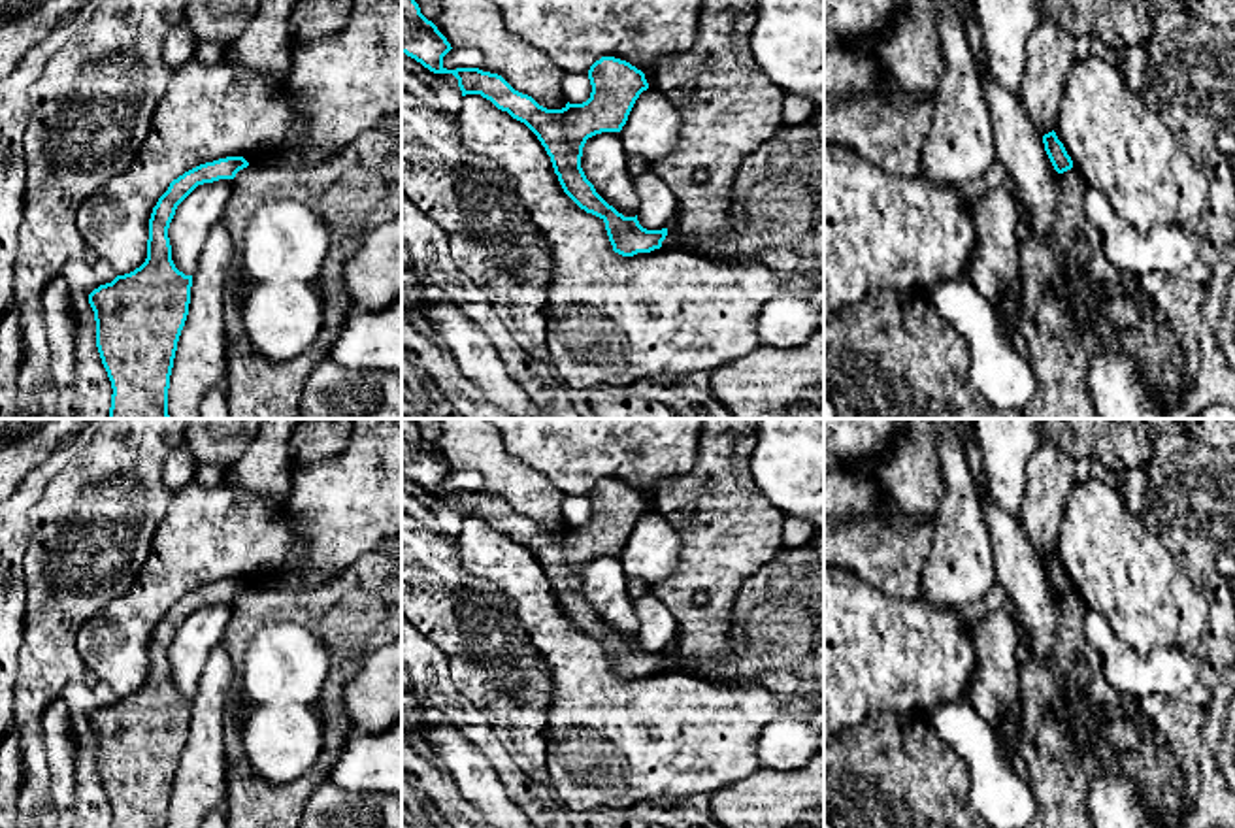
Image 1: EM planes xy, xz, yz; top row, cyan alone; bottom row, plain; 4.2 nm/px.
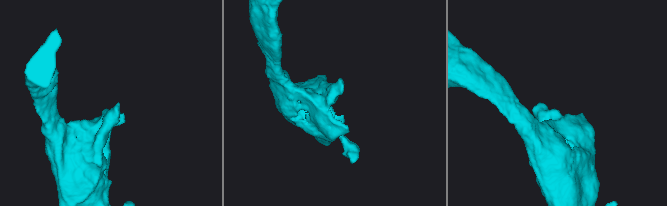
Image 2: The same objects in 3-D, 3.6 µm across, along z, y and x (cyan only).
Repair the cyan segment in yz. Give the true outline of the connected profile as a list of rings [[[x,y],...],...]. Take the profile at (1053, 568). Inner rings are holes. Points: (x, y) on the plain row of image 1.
[[[1048,555],[1043,558],[1045,573],[1058,596],[1063,596],[1073,590],[1073,583],[1067,577],[1063,566],[1058,562],[1056,555]]]

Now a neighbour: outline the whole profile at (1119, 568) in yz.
[[[1090,477],[1073,487],[1062,509],[1054,555],[1086,609],[1101,613],[1141,656],[1161,647],[1192,649],[1210,630],[1205,590],[1161,539],[1128,511],[1114,485]]]

